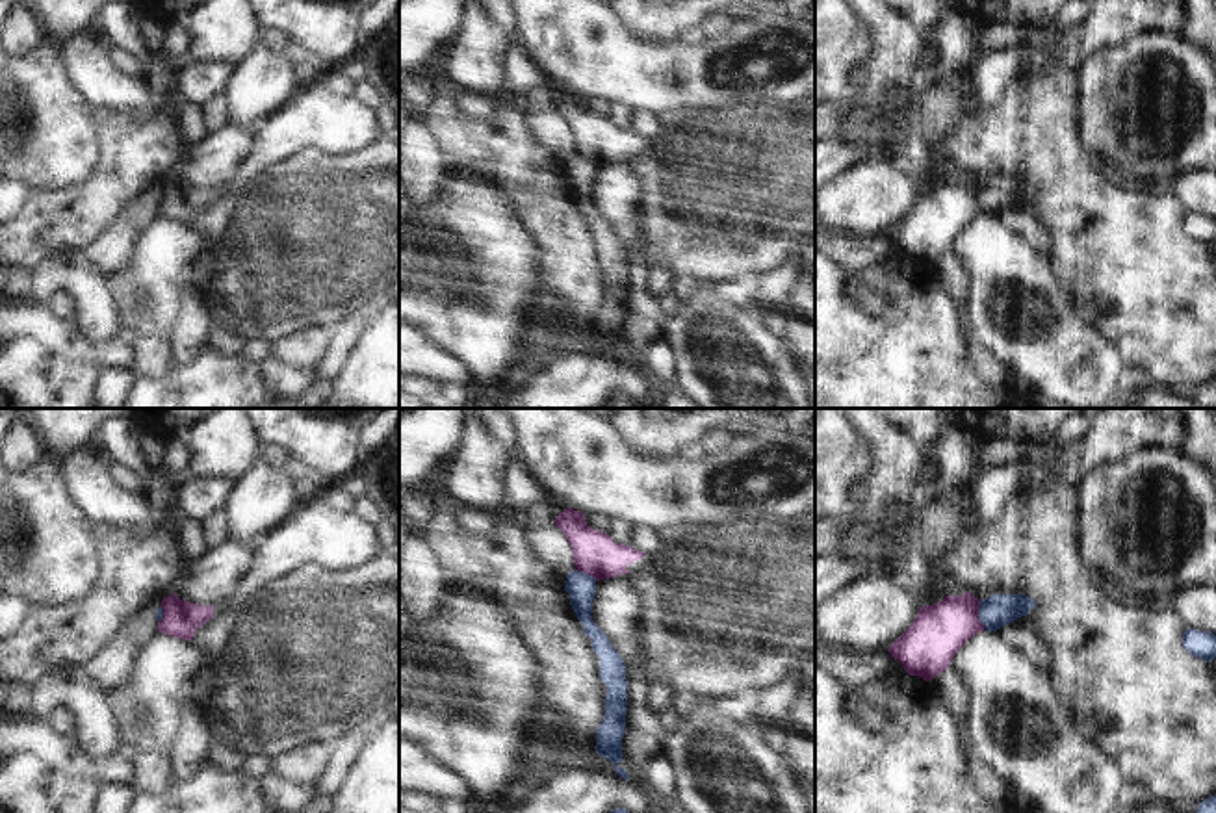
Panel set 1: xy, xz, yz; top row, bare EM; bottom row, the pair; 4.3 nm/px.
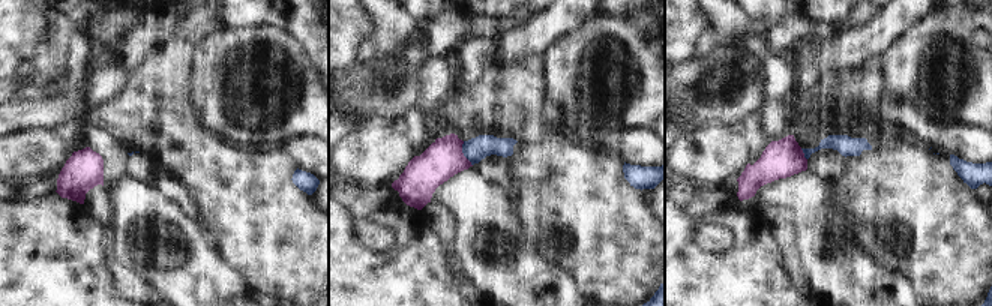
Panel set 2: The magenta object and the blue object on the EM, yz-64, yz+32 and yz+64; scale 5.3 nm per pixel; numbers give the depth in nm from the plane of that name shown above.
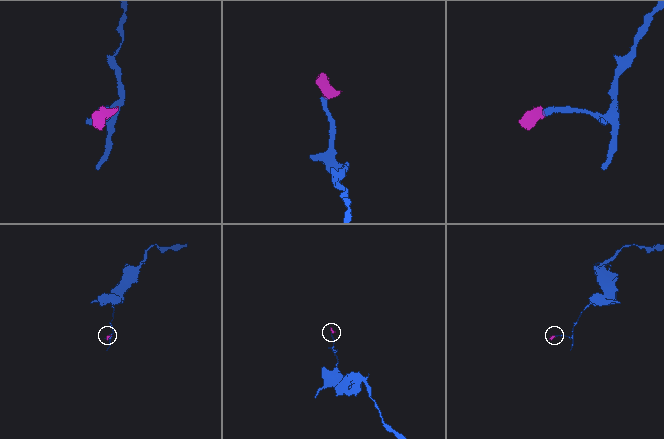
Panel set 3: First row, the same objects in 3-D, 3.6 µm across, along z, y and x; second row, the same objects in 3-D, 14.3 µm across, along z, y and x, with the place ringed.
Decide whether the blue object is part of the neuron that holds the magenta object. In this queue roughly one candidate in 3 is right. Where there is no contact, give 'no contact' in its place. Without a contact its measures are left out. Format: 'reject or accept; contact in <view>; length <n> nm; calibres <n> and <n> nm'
reject; contact in yz; length 120 nm; calibres 240 and 140 nm

